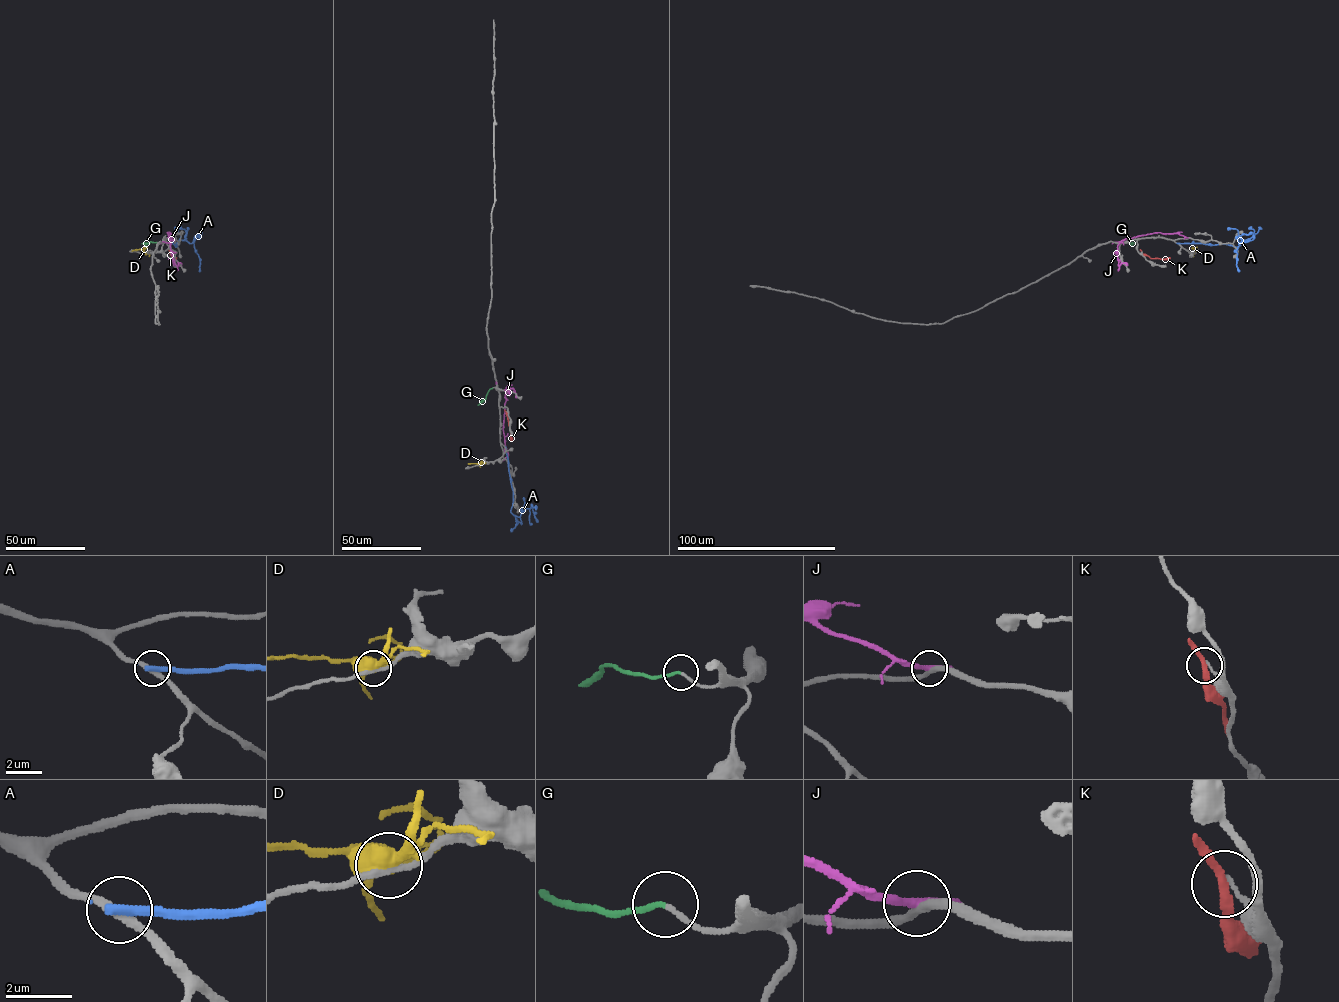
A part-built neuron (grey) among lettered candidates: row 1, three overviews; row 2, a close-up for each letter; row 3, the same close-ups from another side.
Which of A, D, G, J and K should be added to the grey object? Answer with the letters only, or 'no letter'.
G

